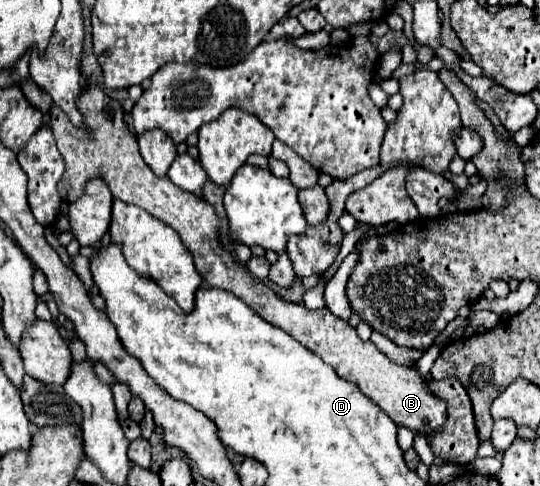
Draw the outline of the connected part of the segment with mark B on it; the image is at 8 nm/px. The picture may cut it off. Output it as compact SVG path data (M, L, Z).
M98 84L84 86L82 96L78 96L78 110L84 118L82 128L66 122L66 114L56 104L52 104L50 122L46 122L46 126L54 132L54 140L66 162L66 170L58 182L58 194L64 202L74 202L80 198L90 176L102 178L108 184L112 196L150 212L154 218L162 220L166 226L178 232L184 246L194 256L196 270L208 288L220 288L242 298L242 302L248 304L266 322L282 328L304 348L318 354L336 370L340 378L356 384L360 392L374 400L374 404L378 404L396 424L408 426L410 430L422 434L442 428L446 422L446 402L428 390L426 378L420 378L416 368L394 364L372 342L362 342L356 330L350 328L348 322L336 318L328 308L308 310L306 306L278 298L266 284L254 280L244 270L244 266L236 264L218 242L218 216L214 208L200 196L176 188L168 176L156 176L146 166L138 152L136 134L130 132L124 122L122 106L114 98L108 98Z

